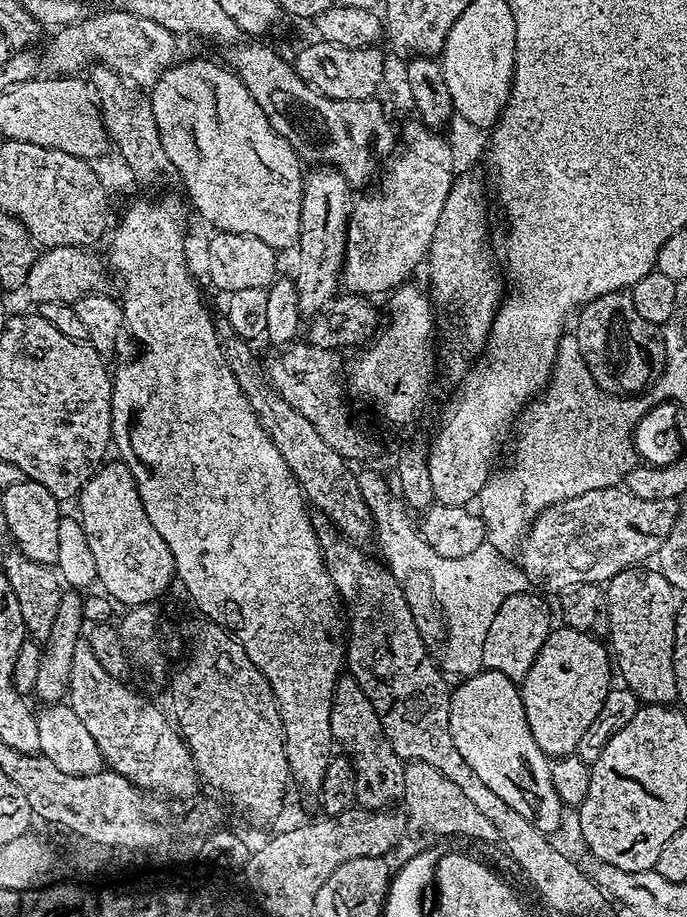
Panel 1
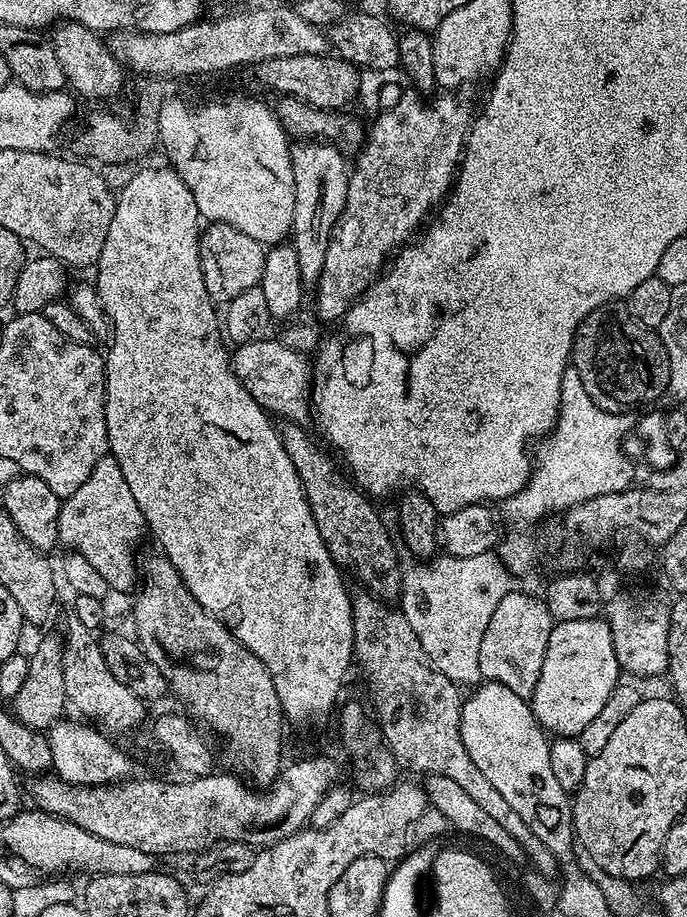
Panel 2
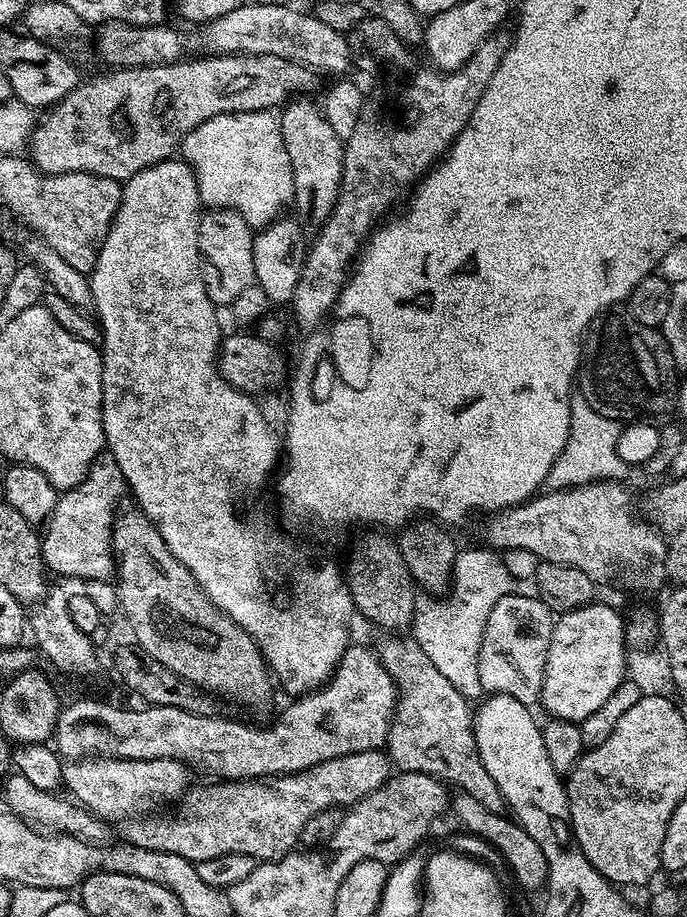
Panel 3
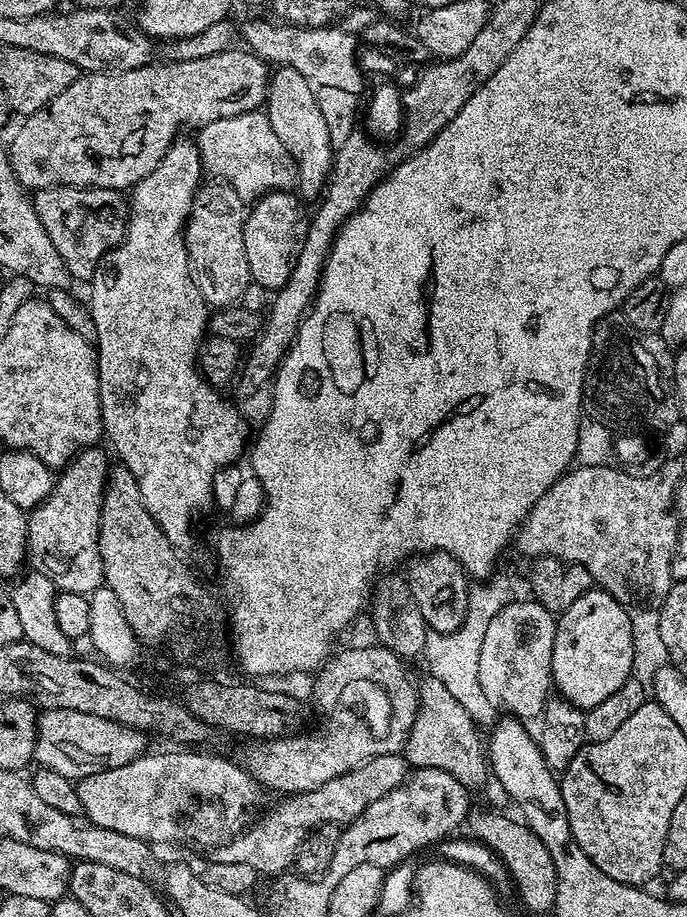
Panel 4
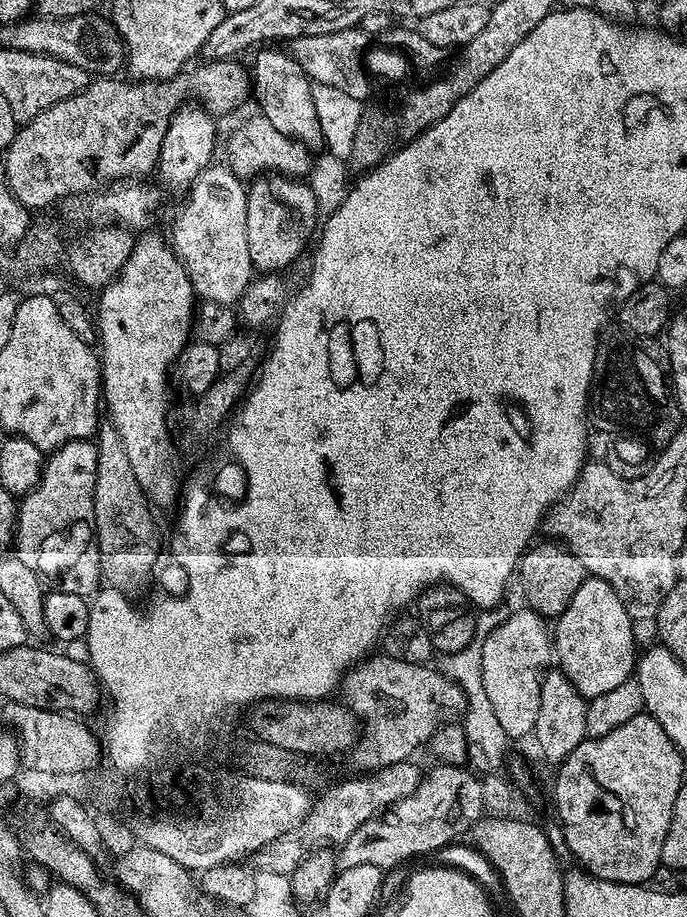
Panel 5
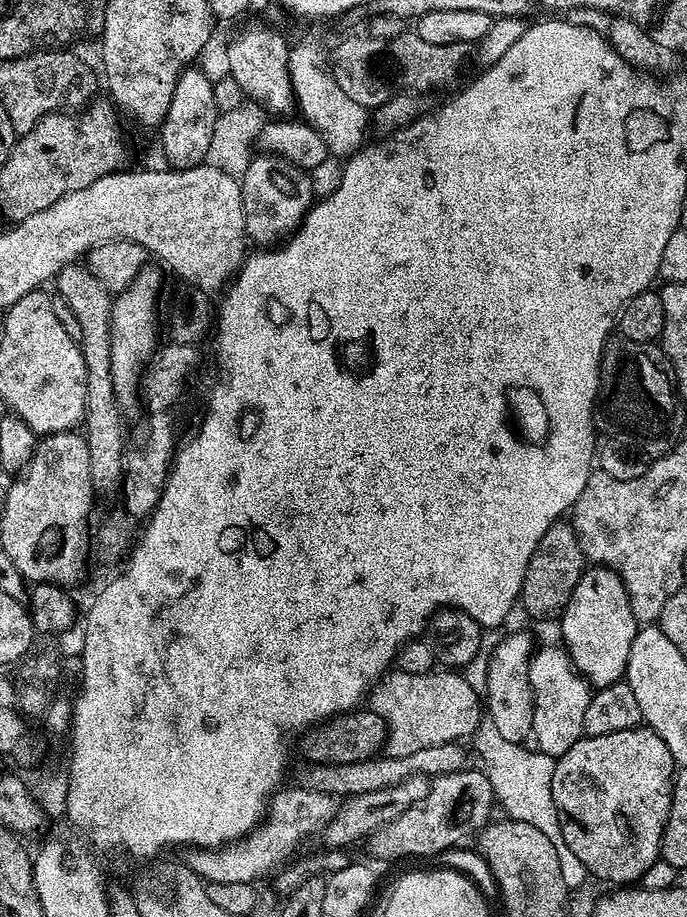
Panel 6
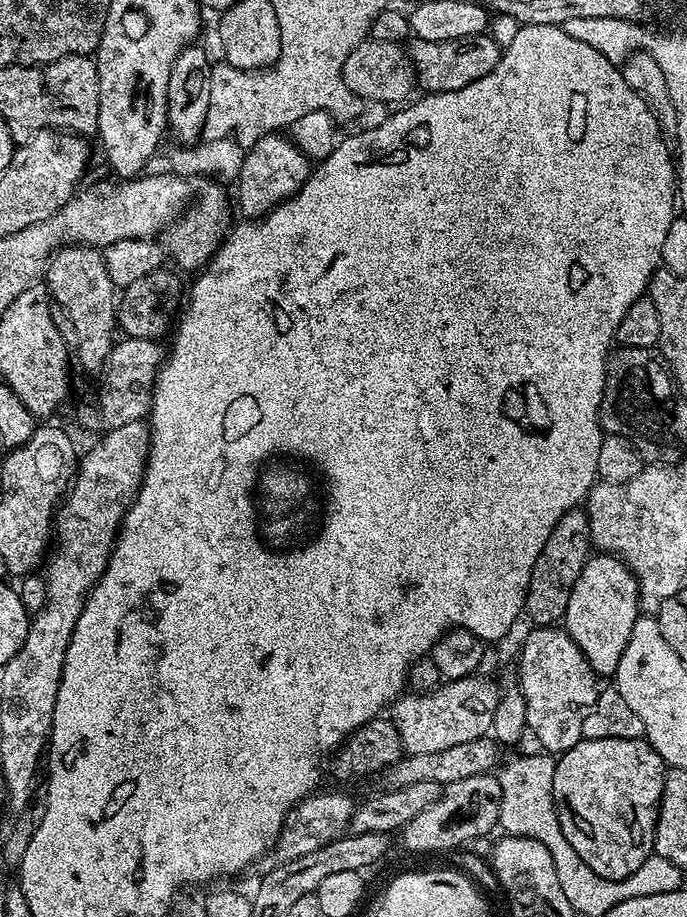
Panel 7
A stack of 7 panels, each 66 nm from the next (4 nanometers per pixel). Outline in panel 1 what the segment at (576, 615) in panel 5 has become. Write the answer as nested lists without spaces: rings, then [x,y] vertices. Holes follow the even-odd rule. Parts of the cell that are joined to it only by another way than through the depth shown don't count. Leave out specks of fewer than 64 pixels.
[[[559,627],[551,629],[519,685],[530,734],[549,758],[575,753],[578,738],[598,718],[598,710],[602,710],[602,702],[614,684],[614,664],[605,641],[577,628]]]

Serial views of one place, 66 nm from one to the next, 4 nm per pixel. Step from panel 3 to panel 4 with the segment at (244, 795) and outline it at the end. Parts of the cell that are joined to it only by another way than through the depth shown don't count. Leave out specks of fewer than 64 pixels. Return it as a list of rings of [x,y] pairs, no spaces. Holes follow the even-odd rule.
[[[384,754],[376,756],[370,762],[342,774],[338,778],[330,778],[318,790],[288,794],[281,804],[276,804],[256,825],[245,827],[231,840],[211,849],[211,862],[242,862],[245,866],[254,866],[261,876],[275,878],[287,873],[295,865],[296,856],[304,839],[316,828],[326,823],[347,826],[357,820],[372,802],[378,802],[390,790],[403,784],[410,775],[410,765],[403,755]]]

